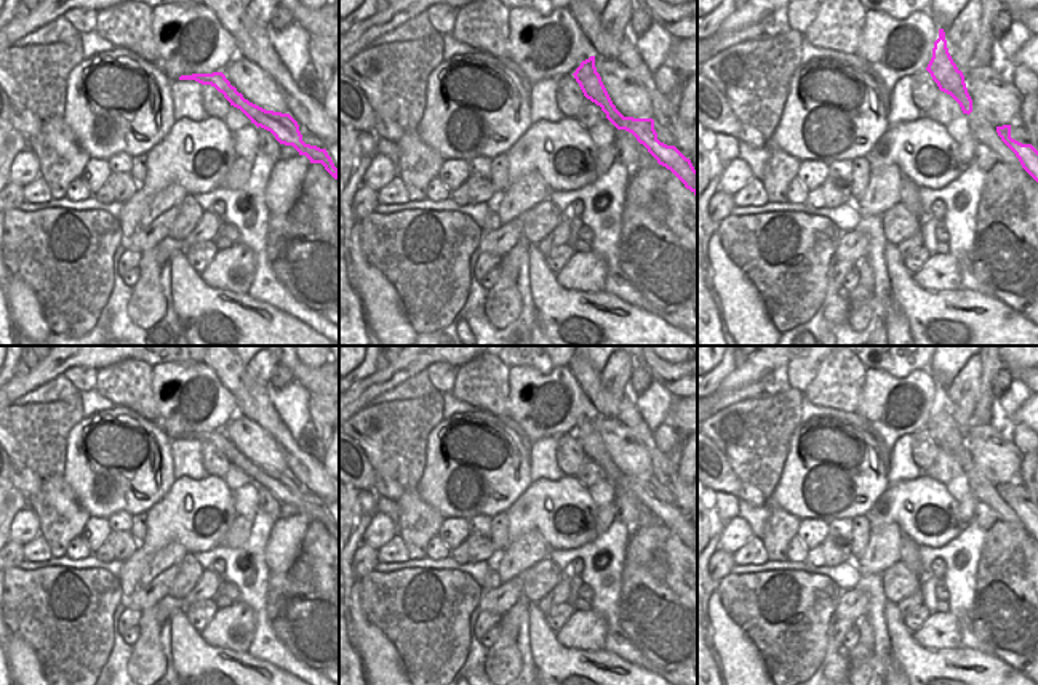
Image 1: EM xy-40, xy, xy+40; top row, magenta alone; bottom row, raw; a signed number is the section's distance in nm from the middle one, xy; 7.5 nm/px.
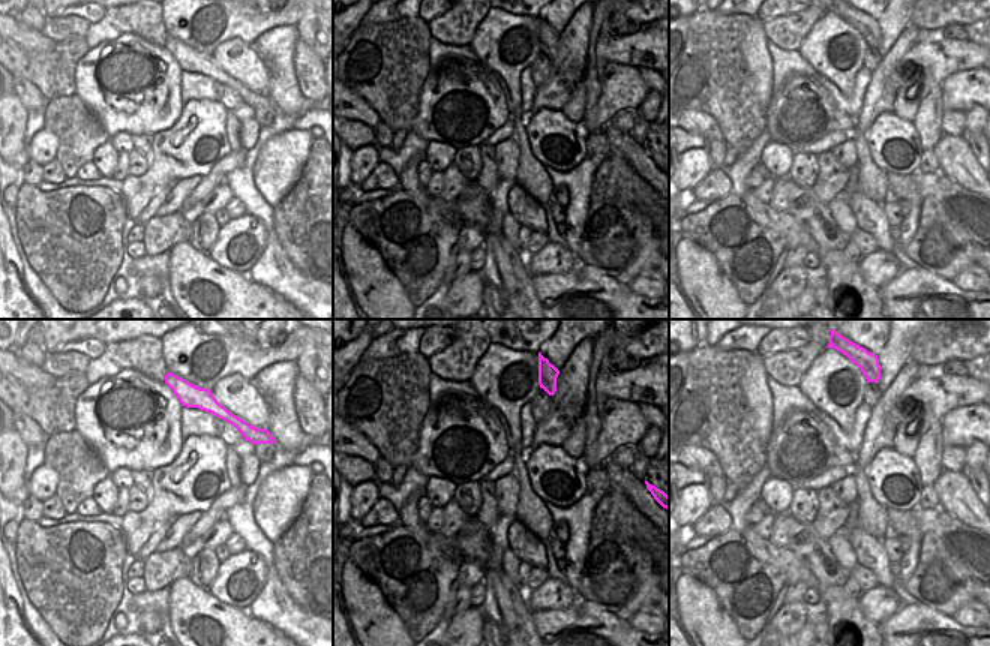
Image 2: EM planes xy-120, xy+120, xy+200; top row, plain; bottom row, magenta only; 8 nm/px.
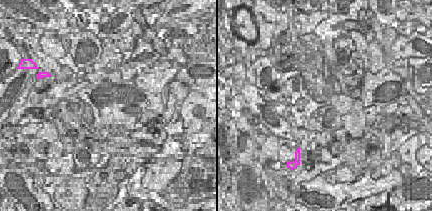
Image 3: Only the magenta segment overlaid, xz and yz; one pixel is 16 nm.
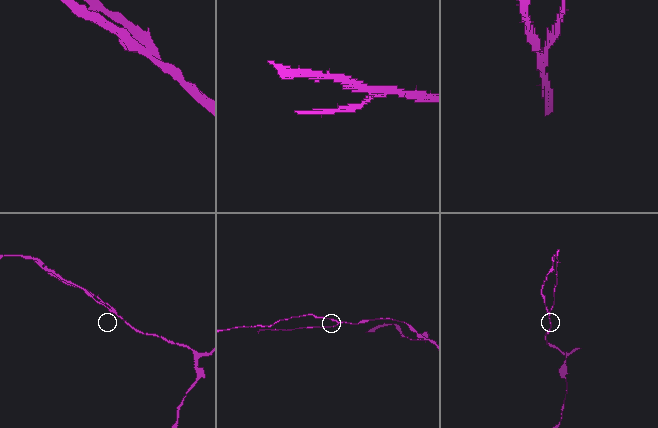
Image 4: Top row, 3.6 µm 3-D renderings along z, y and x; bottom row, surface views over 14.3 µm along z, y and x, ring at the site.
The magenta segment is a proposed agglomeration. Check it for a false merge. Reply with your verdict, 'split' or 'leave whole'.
split

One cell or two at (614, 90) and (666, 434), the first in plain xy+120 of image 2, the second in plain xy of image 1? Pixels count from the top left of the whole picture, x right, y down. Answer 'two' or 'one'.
two

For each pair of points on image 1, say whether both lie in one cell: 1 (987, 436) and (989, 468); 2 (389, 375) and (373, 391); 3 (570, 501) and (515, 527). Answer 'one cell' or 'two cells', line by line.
1: one cell
2: one cell
3: one cell

